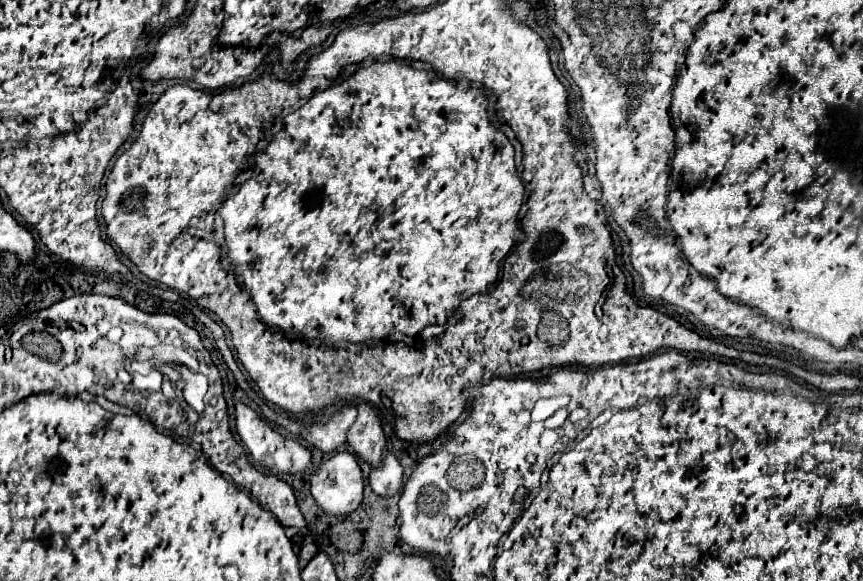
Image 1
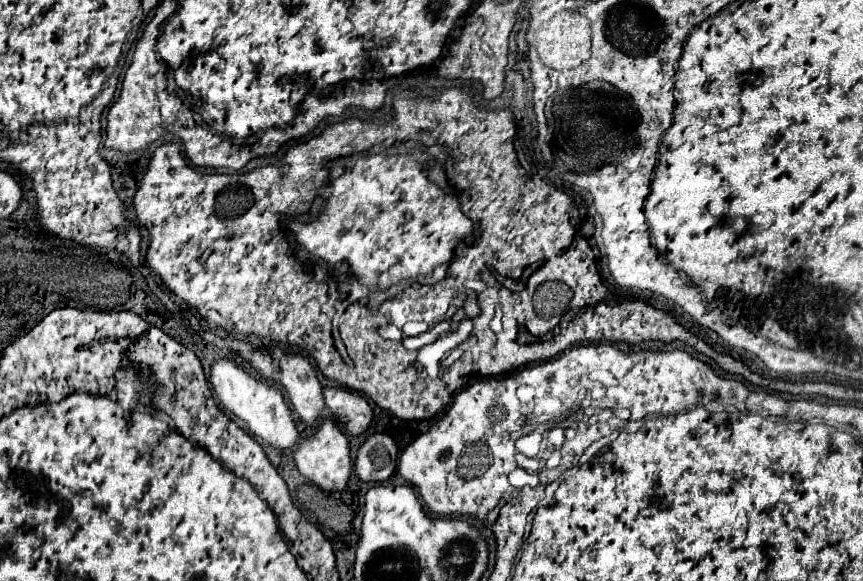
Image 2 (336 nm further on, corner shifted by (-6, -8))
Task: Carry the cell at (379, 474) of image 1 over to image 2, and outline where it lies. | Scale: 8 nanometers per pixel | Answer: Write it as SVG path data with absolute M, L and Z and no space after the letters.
M369 434L359 446L355 472L363 482L387 482L397 466L397 446L389 434Z

